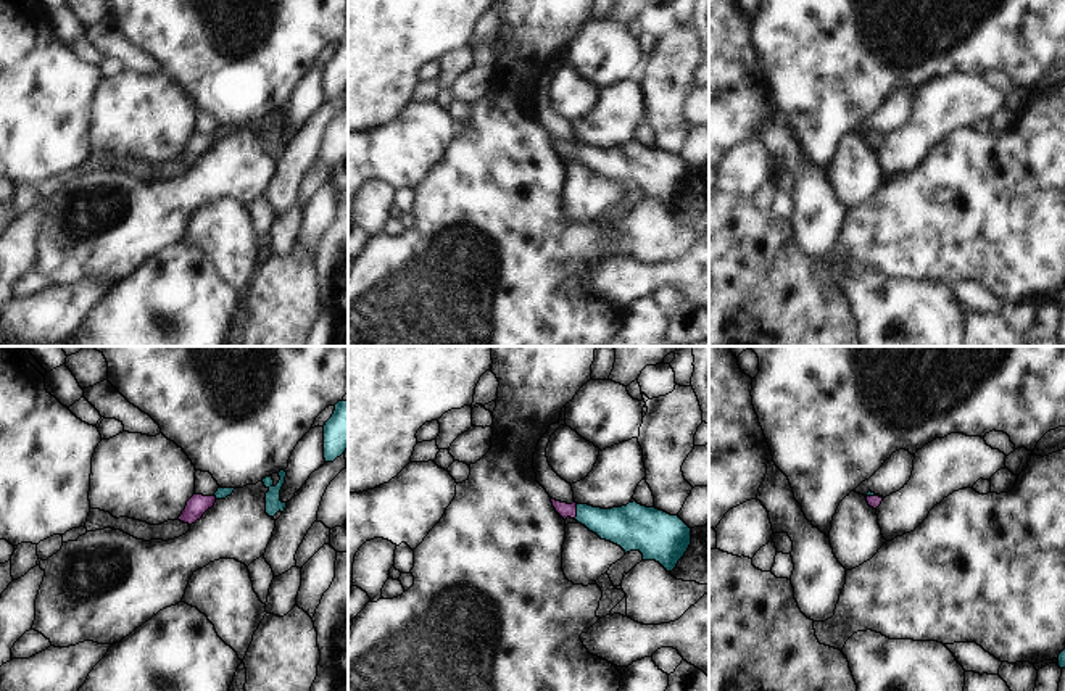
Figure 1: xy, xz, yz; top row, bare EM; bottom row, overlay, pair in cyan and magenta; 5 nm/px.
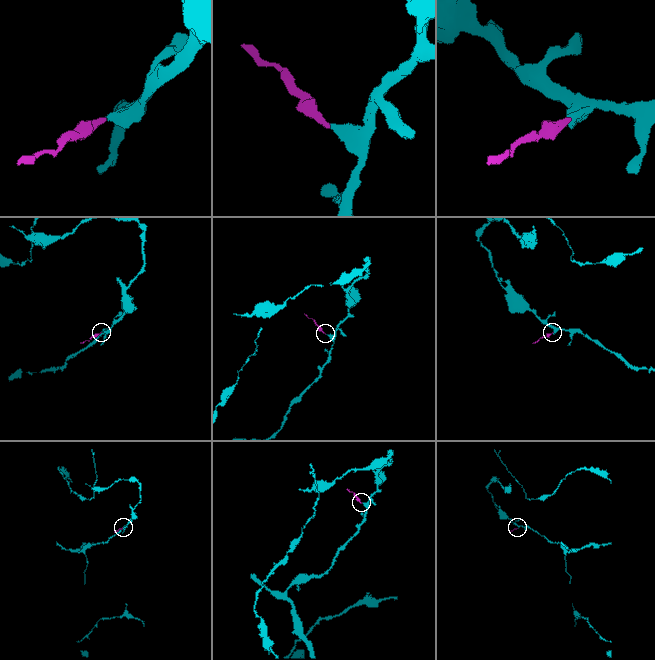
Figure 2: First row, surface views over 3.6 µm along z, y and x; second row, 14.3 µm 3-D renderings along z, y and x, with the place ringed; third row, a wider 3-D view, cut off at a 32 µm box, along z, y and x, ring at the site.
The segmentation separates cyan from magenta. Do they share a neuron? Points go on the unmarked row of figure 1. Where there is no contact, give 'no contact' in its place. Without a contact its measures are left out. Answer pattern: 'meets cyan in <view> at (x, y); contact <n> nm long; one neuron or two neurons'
meets cyan in xz at (577, 150); contact 70 nm long; one neuron

